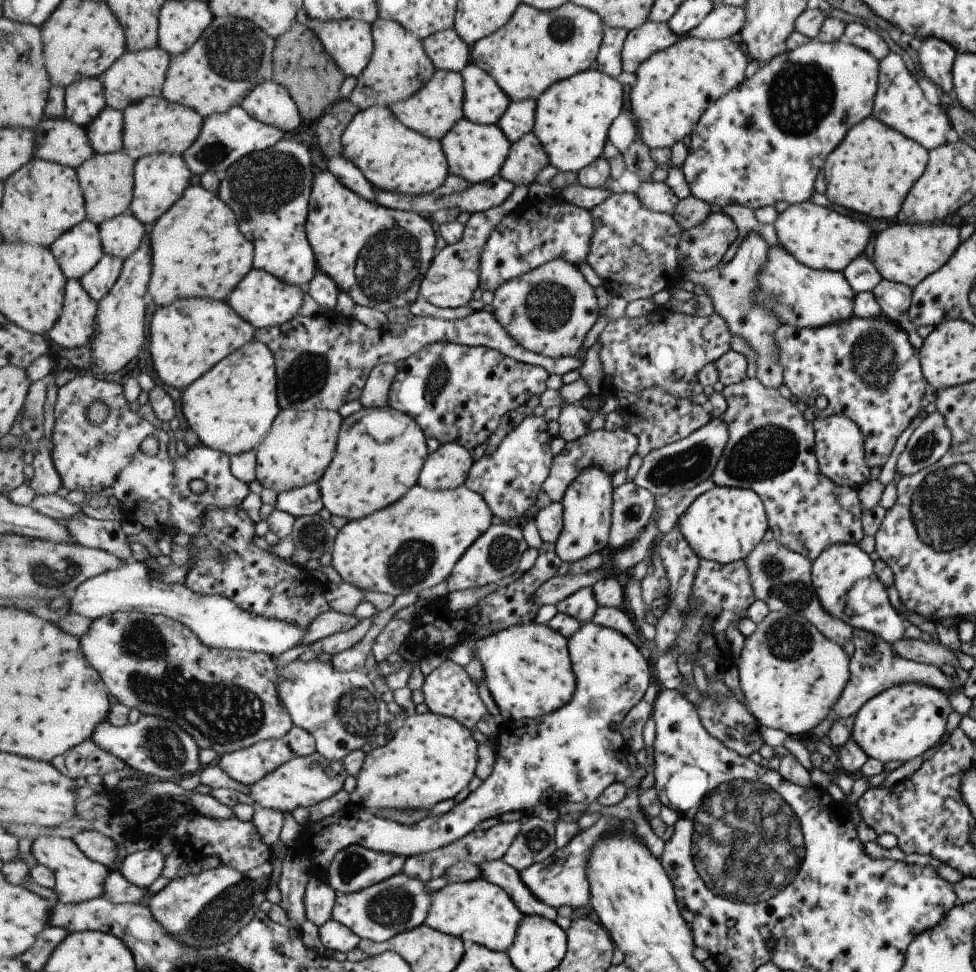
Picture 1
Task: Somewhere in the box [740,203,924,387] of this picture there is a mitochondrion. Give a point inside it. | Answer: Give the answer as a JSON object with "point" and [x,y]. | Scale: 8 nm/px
{"point":[774,296]}

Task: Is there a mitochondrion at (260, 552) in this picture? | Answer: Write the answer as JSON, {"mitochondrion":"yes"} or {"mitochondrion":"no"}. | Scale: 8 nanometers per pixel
{"mitochondrion":"no"}

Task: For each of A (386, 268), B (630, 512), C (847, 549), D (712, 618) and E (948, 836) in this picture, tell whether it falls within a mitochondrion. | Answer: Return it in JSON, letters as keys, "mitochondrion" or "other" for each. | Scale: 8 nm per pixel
{"A":"mitochondrion","B":"mitochondrion","C":"other","D":"other","E":"mitochondrion"}

